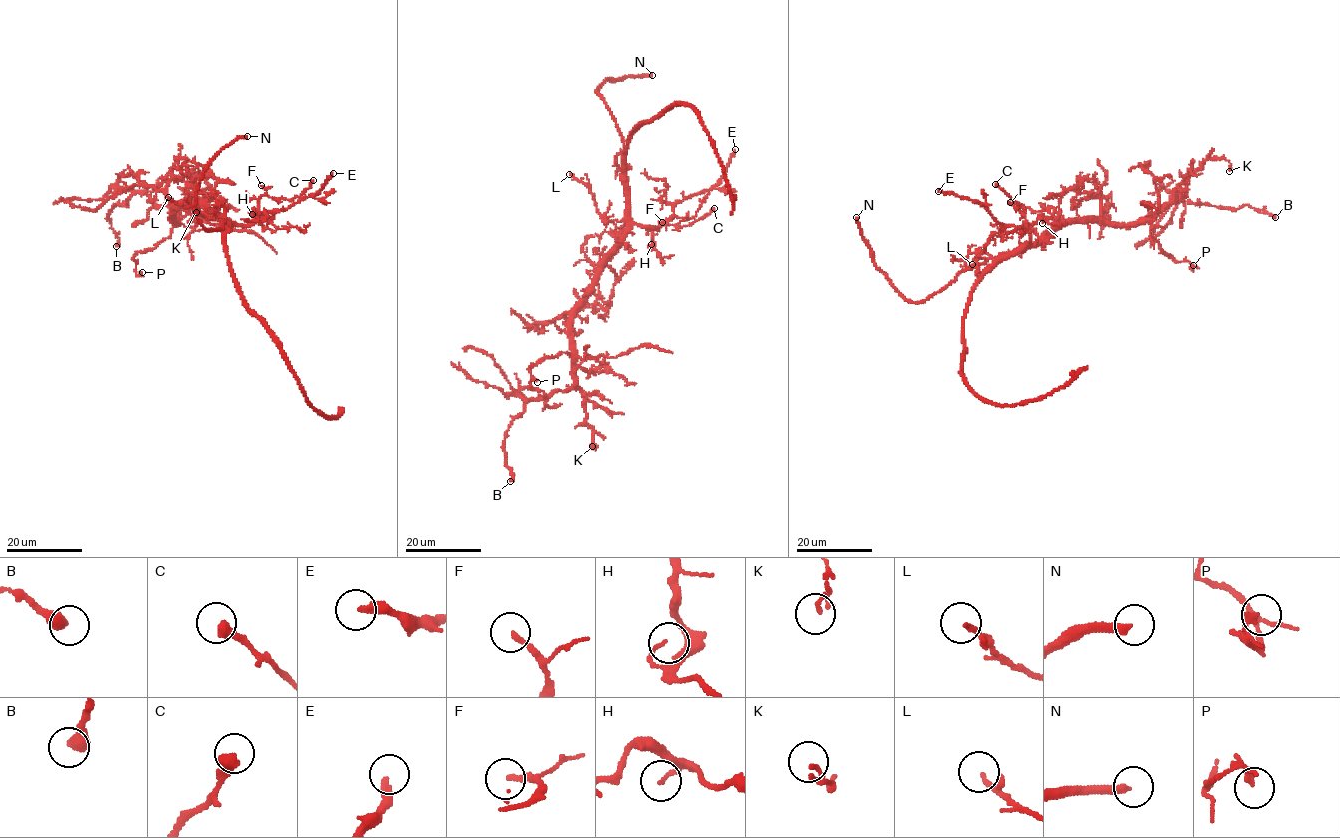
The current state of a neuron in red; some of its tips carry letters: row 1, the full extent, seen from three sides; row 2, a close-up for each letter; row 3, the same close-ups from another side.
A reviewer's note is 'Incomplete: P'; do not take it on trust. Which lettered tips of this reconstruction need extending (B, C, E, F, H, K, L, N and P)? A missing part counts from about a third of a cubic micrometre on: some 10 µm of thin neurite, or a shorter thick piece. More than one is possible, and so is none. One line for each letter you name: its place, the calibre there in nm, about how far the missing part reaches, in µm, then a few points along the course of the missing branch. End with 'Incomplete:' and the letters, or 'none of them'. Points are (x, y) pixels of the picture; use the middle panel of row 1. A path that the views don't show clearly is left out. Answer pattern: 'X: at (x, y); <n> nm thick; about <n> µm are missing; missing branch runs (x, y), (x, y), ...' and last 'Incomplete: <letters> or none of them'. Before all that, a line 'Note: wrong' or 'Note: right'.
Note: wrong
N: at (652, 75); 300 nm thick; about 50 µm are missing
Incomplete: N

